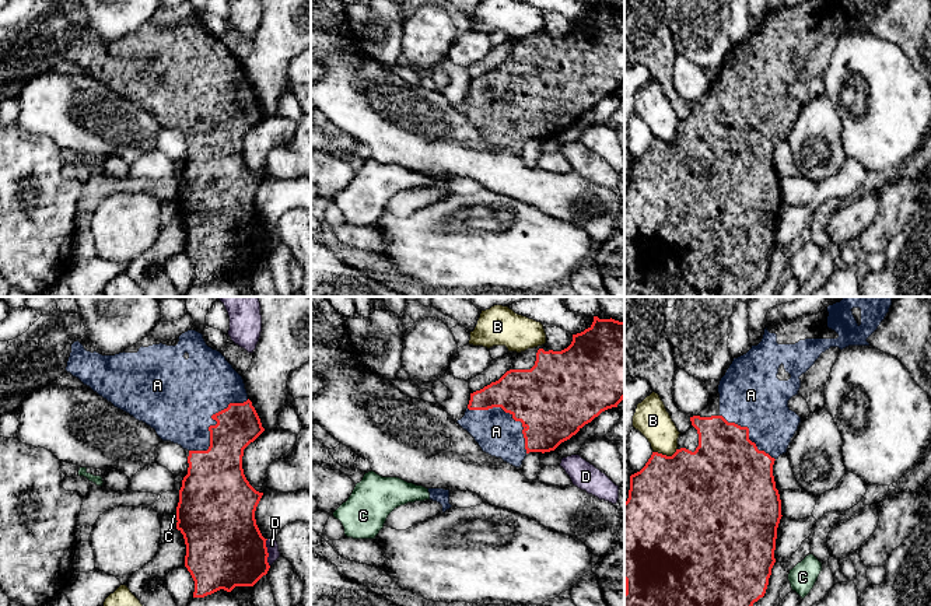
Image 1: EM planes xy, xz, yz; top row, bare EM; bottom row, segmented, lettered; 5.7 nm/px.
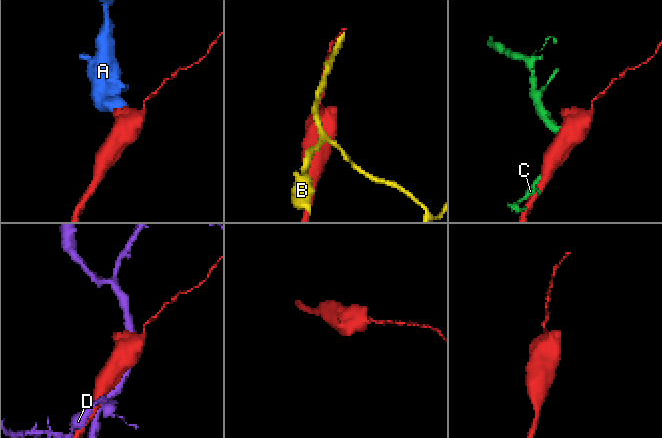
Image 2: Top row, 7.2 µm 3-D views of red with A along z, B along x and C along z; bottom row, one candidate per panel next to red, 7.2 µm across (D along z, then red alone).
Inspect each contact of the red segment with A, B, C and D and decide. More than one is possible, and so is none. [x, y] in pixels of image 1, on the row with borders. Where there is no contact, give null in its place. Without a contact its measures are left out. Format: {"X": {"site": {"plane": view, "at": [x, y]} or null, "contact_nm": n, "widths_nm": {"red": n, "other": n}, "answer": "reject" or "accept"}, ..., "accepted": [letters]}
{"A": {"site": {"plane": "xy", "at": [216, 424]}, "contact_nm": 460, "widths_nm": {"red": 260, "other": 400}, "answer": "accept"}, "B": {"site": {"plane": "yz", "at": [665, 455]}, "contact_nm": 140, "widths_nm": {"red": 480, "other": 200}, "answer": "reject"}, "C": {"site": {"plane": "xy", "at": [177, 518]}, "contact_nm": 80, "widths_nm": {"red": 440, "other": 30}, "answer": "reject"}, "D": {"site": {"plane": "xy", "at": [268, 553]}, "contact_nm": 160, "widths_nm": {"red": 440, "other": 70}, "answer": "reject"}, "accepted": ["A"]}

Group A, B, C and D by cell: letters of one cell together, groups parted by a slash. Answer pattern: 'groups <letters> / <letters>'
groups A / B / C / D

